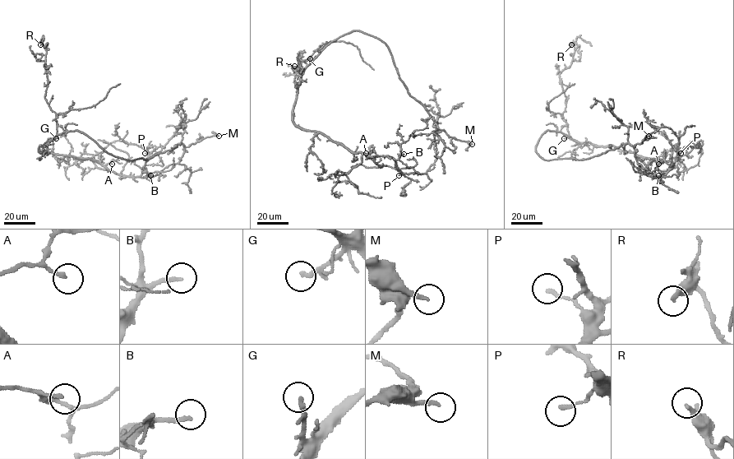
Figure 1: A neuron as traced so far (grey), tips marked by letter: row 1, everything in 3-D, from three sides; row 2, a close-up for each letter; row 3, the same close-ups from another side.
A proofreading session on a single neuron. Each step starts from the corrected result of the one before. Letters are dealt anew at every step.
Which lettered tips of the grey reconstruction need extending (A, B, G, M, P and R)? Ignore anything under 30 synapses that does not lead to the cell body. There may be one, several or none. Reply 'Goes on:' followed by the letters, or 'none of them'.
Goes on: B, G, M

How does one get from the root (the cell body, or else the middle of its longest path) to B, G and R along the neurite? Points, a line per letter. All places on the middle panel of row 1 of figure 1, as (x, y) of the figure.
B: (305, 68), (293, 110), (293, 122), (296, 125), (324, 134), (354, 152), (390, 156), (395, 159), (403, 154)
G: (305, 68), (310, 63), (310, 58)
R: (305, 68), (310, 60), (309, 57), (298, 61), (301, 54), (300, 70), (294, 66)

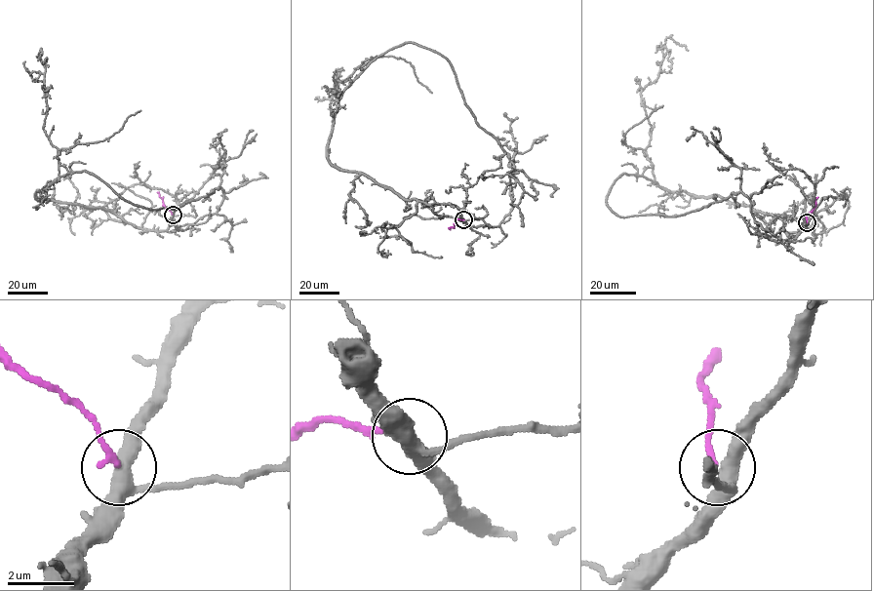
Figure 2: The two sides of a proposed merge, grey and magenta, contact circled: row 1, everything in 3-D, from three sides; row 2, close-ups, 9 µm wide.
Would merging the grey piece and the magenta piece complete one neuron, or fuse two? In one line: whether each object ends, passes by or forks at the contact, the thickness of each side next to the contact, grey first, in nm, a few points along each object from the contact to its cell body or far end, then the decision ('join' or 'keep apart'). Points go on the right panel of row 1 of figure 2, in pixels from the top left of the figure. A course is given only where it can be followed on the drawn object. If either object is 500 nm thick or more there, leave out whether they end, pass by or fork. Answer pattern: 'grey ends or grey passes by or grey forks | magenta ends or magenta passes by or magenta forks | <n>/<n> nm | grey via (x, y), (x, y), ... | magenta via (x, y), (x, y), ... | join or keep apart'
grey forks | magenta ends | 380/200 nm | grey via (808, 222), (789, 241), (774, 216), (622, 174), (607, 196), (620, 216), (676, 216), (741, 192), (814, 264) | magenta via (807, 222), (806, 216), (815, 206), (818, 197) | join

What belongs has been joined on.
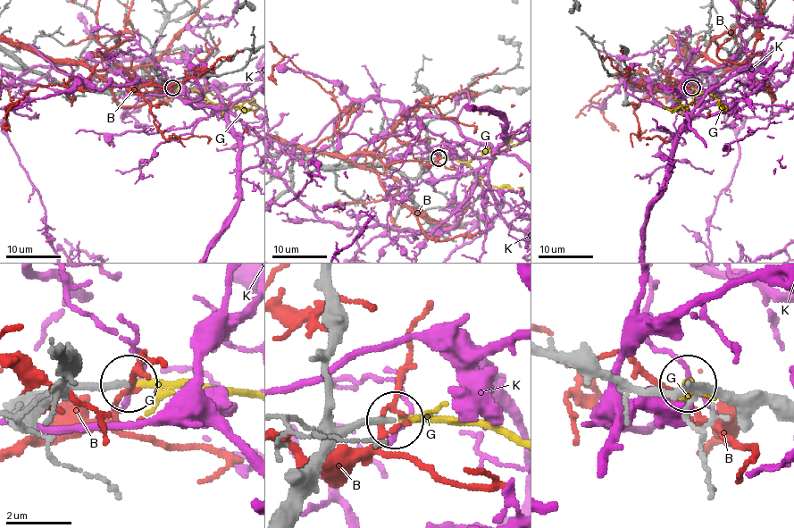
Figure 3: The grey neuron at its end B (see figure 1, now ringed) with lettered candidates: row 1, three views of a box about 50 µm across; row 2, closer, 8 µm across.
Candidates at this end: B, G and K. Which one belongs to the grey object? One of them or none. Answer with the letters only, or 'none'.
G

